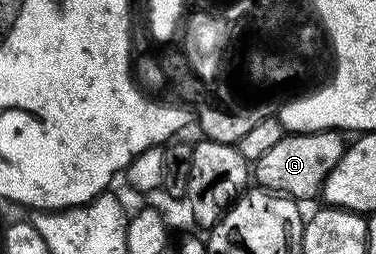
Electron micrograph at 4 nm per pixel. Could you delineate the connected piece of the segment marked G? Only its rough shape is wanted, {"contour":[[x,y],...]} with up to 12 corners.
{"contour":[[336,130],[284,134],[253,165],[260,187],[317,197],[346,151]]}

